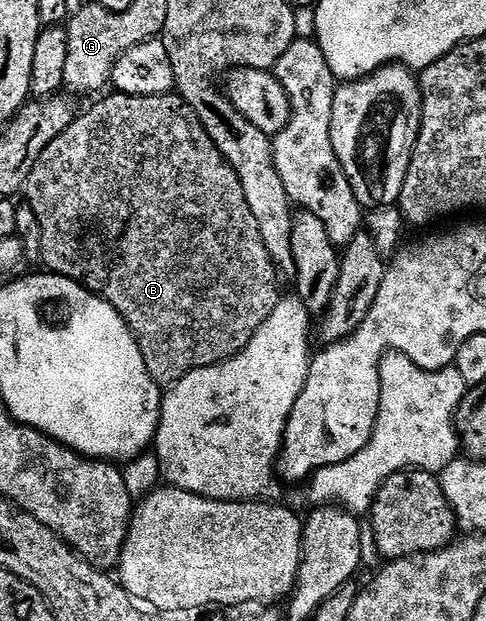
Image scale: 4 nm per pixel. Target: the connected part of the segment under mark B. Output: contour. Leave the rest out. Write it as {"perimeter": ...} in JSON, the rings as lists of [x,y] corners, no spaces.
{"perimeter":[[[110,92],[110,96],[97,102],[89,111],[76,116],[72,124],[60,136],[51,142],[36,160],[31,175],[23,186],[26,193],[26,204],[32,207],[39,220],[41,233],[40,264],[48,272],[58,273],[72,280],[75,273],[85,273],[87,279],[95,277],[101,283],[101,289],[93,285],[91,292],[97,297],[105,293],[105,283],[113,279],[113,302],[111,307],[119,311],[119,315],[129,324],[133,337],[141,348],[143,363],[147,363],[147,371],[151,379],[162,387],[172,387],[179,379],[183,379],[191,371],[218,365],[239,353],[243,347],[267,323],[271,311],[283,300],[277,266],[273,264],[267,251],[267,243],[263,243],[263,235],[259,235],[259,223],[255,223],[255,215],[251,215],[251,207],[247,207],[247,195],[243,195],[243,183],[239,183],[239,175],[227,163],[227,159],[211,143],[211,135],[199,123],[195,111],[176,92],[164,93],[158,97],[140,97],[126,93]]]}

